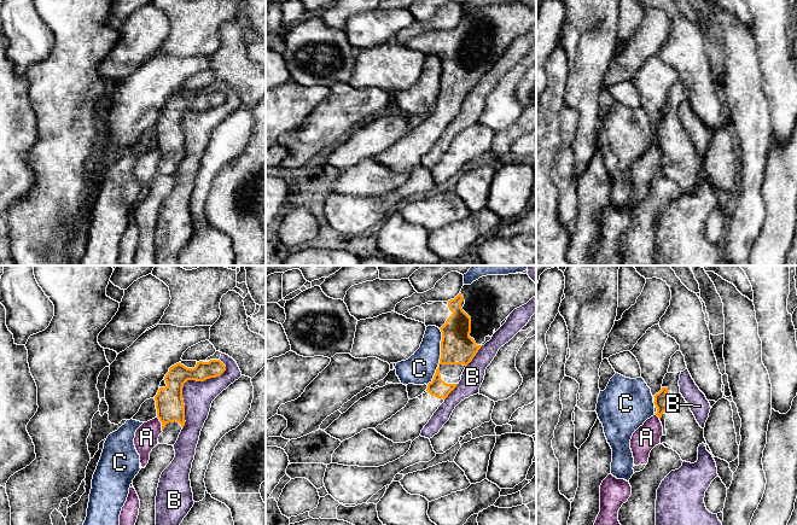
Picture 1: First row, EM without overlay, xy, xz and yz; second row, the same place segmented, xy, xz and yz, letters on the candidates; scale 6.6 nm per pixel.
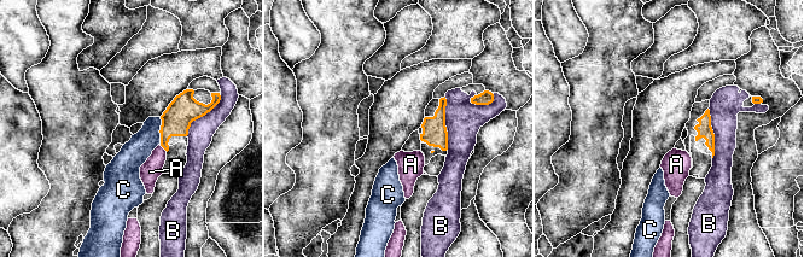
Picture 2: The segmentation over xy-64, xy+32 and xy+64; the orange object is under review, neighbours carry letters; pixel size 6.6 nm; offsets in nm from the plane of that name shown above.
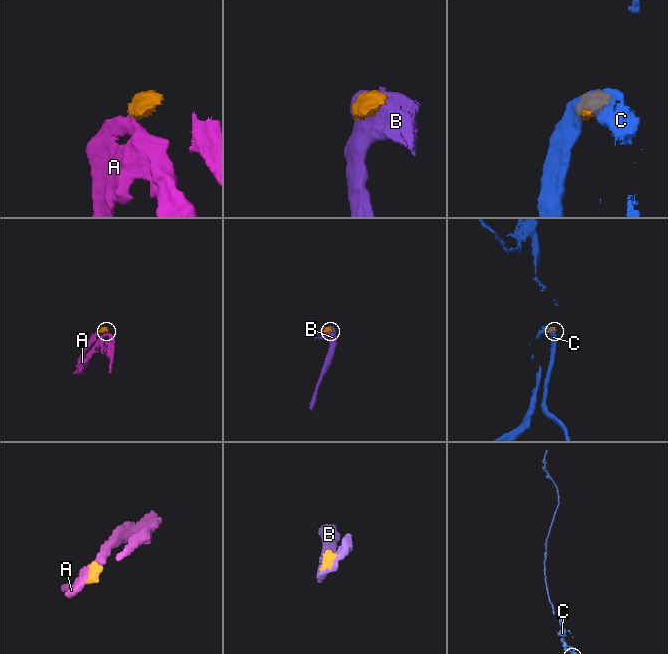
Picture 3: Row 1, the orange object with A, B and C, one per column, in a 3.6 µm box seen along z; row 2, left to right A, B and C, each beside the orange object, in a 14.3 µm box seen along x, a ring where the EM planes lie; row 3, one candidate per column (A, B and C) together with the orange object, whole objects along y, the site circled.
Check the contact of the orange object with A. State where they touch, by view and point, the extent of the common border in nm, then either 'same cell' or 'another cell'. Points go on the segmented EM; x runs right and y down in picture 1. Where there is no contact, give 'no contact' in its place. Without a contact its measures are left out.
contact xy (162, 424); length 110 nm; another cell

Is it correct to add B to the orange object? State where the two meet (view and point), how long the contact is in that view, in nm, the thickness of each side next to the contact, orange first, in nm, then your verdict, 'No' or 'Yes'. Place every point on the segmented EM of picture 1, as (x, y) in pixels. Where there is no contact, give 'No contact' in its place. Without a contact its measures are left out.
Touches orange at xy (186, 380). Shared border 550 nm. Thickness 190 nm (orange) against 200 nm. No

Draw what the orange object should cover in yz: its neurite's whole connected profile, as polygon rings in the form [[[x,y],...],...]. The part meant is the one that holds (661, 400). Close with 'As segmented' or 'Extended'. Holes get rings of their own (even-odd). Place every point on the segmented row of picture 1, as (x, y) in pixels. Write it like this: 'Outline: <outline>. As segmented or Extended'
Outline: [[[679,350],[671,358],[662,384],[662,390],[656,393],[655,413],[663,426],[661,444],[676,451],[682,461],[694,463],[698,460],[698,447],[704,443],[712,455],[704,438],[704,428],[699,426],[690,404],[680,393],[680,374],[687,369],[685,356]]]. Extended

